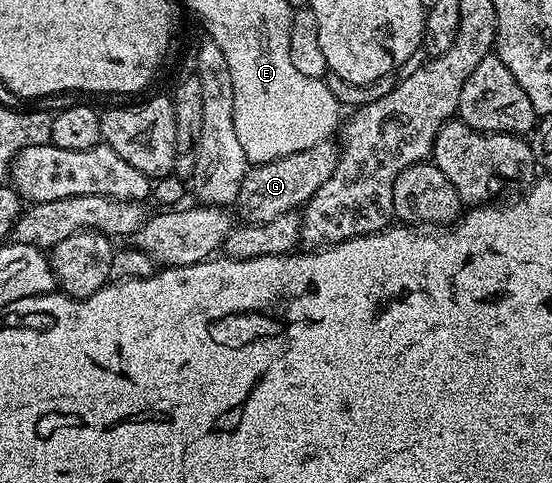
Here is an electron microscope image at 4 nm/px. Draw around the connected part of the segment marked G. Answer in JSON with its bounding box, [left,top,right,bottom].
[236,140,340,224]

